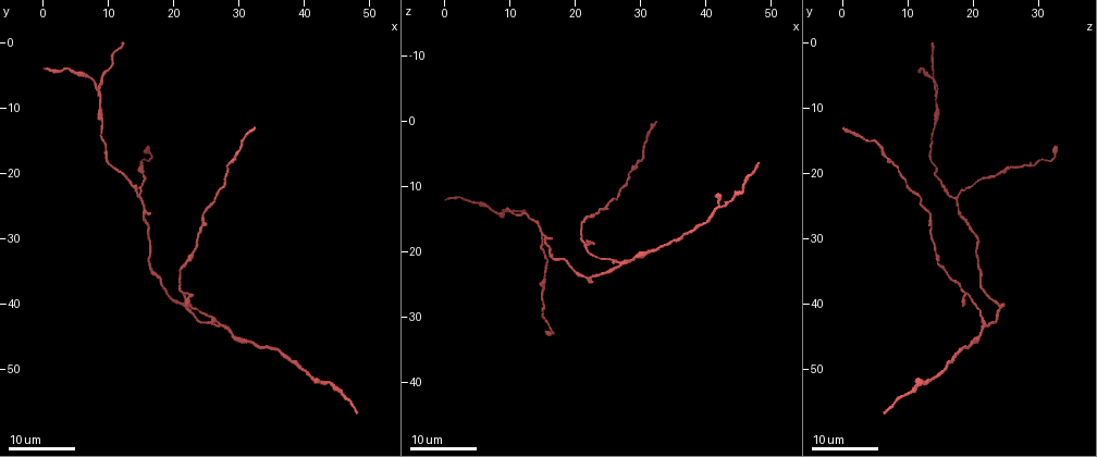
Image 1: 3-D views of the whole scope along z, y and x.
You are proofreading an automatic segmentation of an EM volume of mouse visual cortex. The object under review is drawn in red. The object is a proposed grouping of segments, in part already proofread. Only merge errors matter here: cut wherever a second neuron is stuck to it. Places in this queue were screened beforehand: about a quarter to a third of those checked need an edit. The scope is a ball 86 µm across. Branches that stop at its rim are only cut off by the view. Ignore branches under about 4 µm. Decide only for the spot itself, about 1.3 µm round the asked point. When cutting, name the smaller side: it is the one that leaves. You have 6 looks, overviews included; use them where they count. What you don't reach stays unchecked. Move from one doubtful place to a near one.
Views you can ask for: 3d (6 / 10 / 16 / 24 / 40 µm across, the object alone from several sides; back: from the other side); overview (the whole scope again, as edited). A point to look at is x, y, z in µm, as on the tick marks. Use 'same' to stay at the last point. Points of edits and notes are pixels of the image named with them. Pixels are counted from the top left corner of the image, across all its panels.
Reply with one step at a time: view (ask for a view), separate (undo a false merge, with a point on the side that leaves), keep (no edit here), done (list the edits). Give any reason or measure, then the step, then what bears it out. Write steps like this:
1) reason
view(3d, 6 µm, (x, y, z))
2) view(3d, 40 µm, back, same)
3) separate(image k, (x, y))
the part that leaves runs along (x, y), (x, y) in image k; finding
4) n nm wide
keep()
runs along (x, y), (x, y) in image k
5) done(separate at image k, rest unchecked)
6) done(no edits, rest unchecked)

three-way junction
view(3d, 24 µm, (8.0, 6.5, 14.5))

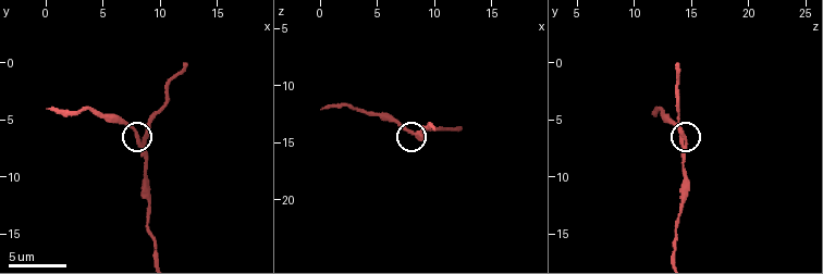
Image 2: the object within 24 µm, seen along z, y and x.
view(3d, 6 µm, (8.0, 6.8, 14.2))

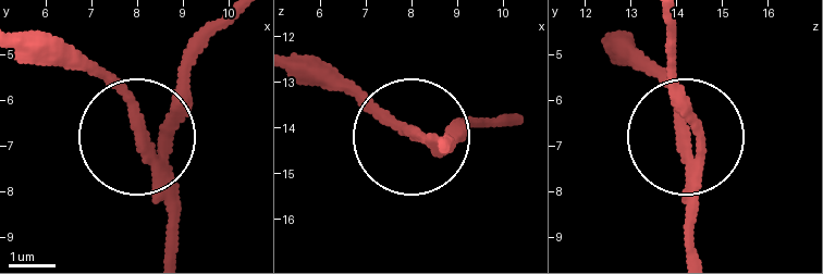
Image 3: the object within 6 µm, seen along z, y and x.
3 arms
separate(image 3, (131, 121))
the part that leaves runs along (151, 178), (151, 148), (127, 101), (70, 62), (23, 50) in image 3; a second neuron is stuck on

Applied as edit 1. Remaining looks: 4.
see it whole again
view(overview)

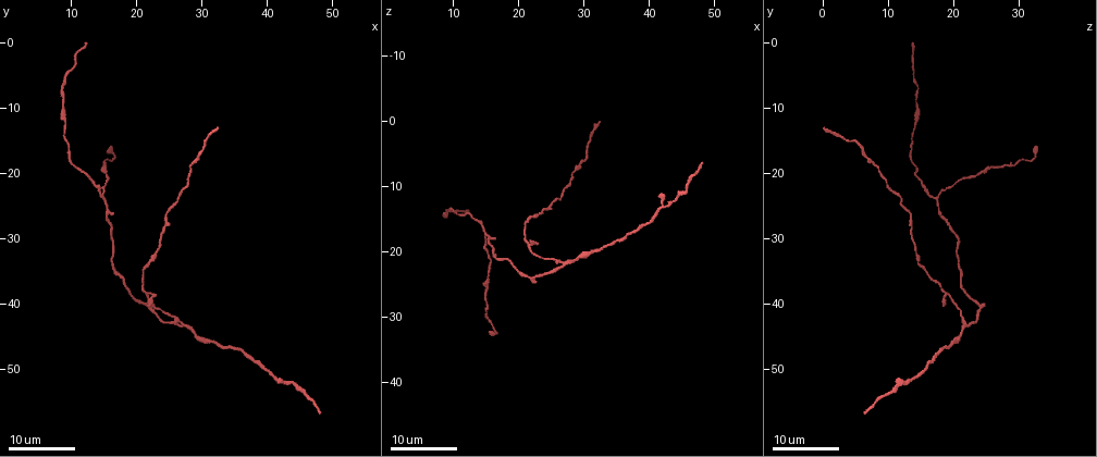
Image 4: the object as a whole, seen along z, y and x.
three-way junction
view(3d, 16 µm, (15.0, 23.5, 17.0))

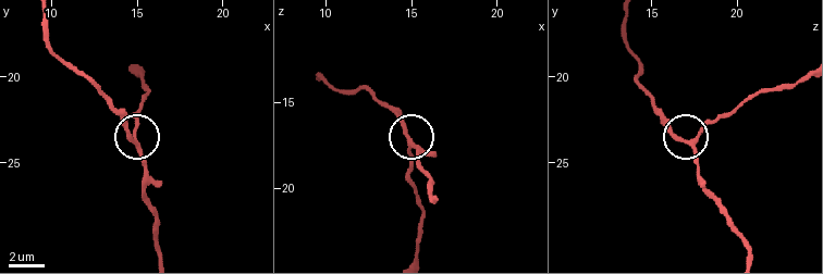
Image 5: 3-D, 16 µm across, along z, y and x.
view(3d, 6 µm, (14.9, 23.8, 17.4))

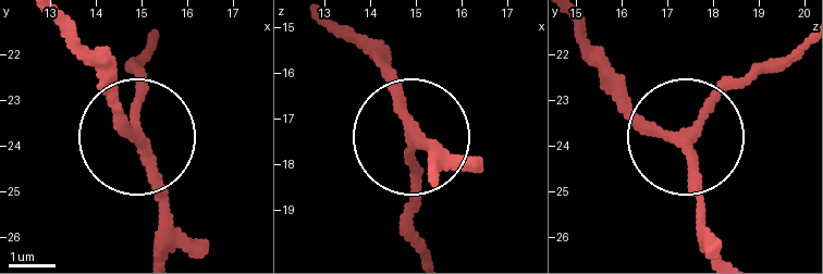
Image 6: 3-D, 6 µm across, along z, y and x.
3 arms
keep()
runs along (163, 248), (140, 53) in image 6; all the same neuron

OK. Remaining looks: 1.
done(separate at image 3, rest unchecked)

